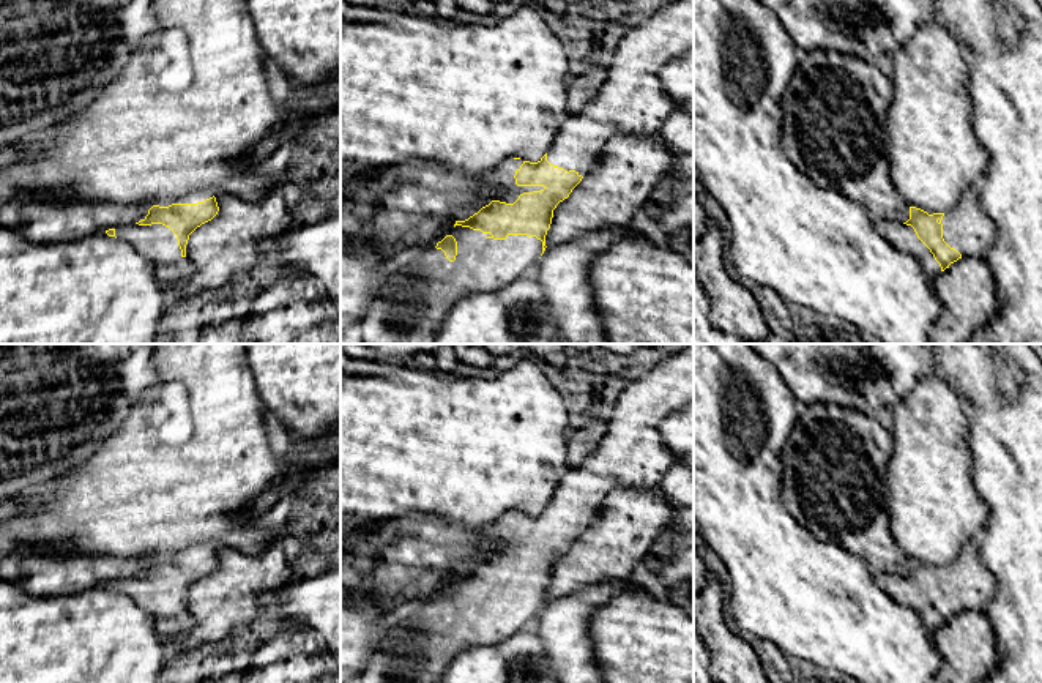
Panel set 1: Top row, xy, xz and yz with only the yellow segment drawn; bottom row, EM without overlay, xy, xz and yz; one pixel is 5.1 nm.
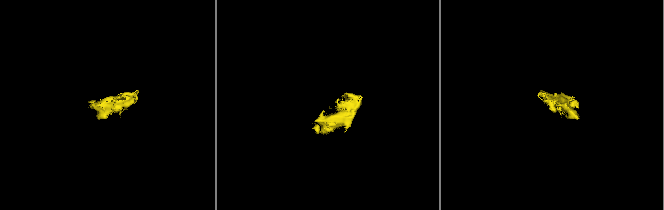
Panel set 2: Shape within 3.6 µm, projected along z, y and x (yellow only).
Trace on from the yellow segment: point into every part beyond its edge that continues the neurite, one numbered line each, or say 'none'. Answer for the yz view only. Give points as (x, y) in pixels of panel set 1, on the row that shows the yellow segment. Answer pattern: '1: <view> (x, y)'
1: yz (967, 227)
2: yz (904, 237)

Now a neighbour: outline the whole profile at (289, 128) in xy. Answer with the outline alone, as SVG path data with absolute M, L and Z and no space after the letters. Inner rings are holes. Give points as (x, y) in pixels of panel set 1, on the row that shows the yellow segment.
M284 117L277 129L265 136L249 156L238 158L236 162L240 166L249 166L263 161L271 153L274 153L281 145L290 144L293 137L300 136L309 121L311 120L307 117Z

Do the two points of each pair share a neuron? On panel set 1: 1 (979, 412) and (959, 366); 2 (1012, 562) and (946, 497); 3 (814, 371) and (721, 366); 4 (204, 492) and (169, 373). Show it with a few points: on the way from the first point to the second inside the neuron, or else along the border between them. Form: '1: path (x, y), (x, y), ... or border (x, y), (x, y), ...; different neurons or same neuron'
1: path (979, 401), (978, 385), (970, 377); same neuron
2: border (979, 494), (989, 507), (989, 521), (984, 530); different neurons
3: border (765, 360), (776, 369), (796, 401); different neurons
4: path (204, 462), (204, 406), (199, 401); same neuron

